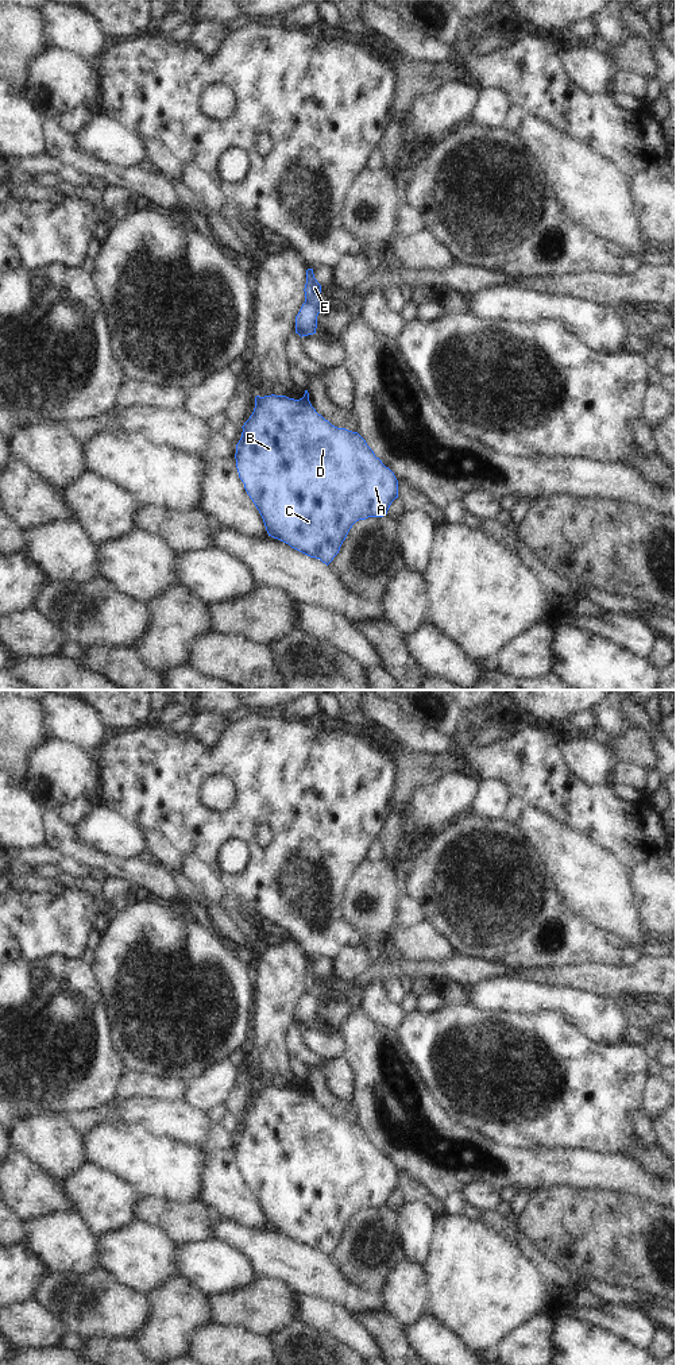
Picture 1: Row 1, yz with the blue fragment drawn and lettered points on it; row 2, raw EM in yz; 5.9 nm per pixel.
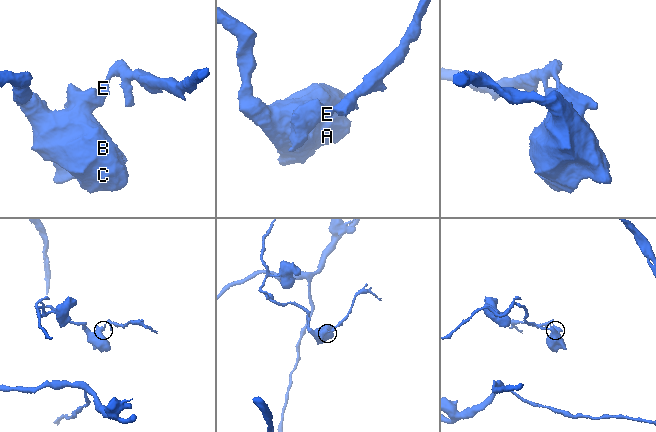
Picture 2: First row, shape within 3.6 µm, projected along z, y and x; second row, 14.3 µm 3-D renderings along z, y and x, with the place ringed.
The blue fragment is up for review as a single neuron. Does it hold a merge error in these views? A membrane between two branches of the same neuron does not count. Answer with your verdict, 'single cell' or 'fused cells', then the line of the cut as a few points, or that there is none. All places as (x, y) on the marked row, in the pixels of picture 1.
fused cells | yz (305, 300), (320, 307)

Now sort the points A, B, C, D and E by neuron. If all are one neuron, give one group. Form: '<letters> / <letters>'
A B C D / E

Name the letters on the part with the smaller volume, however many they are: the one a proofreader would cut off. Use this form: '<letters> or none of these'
E

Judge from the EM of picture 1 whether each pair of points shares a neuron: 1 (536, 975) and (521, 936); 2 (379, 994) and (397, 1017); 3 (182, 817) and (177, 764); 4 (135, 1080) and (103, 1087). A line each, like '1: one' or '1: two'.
1: two
2: one
3: one
4: two

